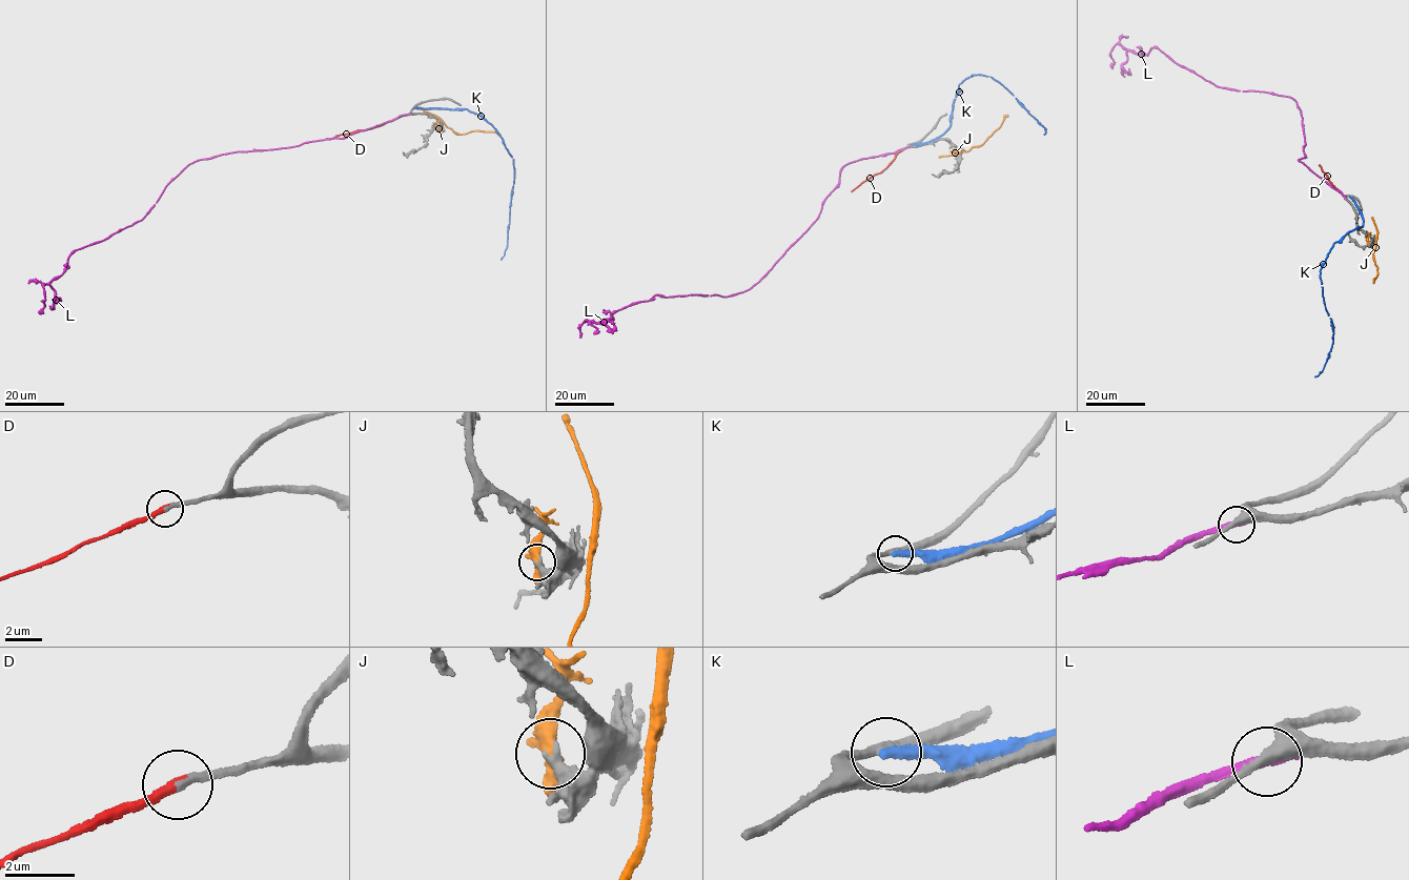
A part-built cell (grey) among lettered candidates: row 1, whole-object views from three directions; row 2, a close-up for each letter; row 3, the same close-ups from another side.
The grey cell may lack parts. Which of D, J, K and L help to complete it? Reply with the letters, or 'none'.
D

